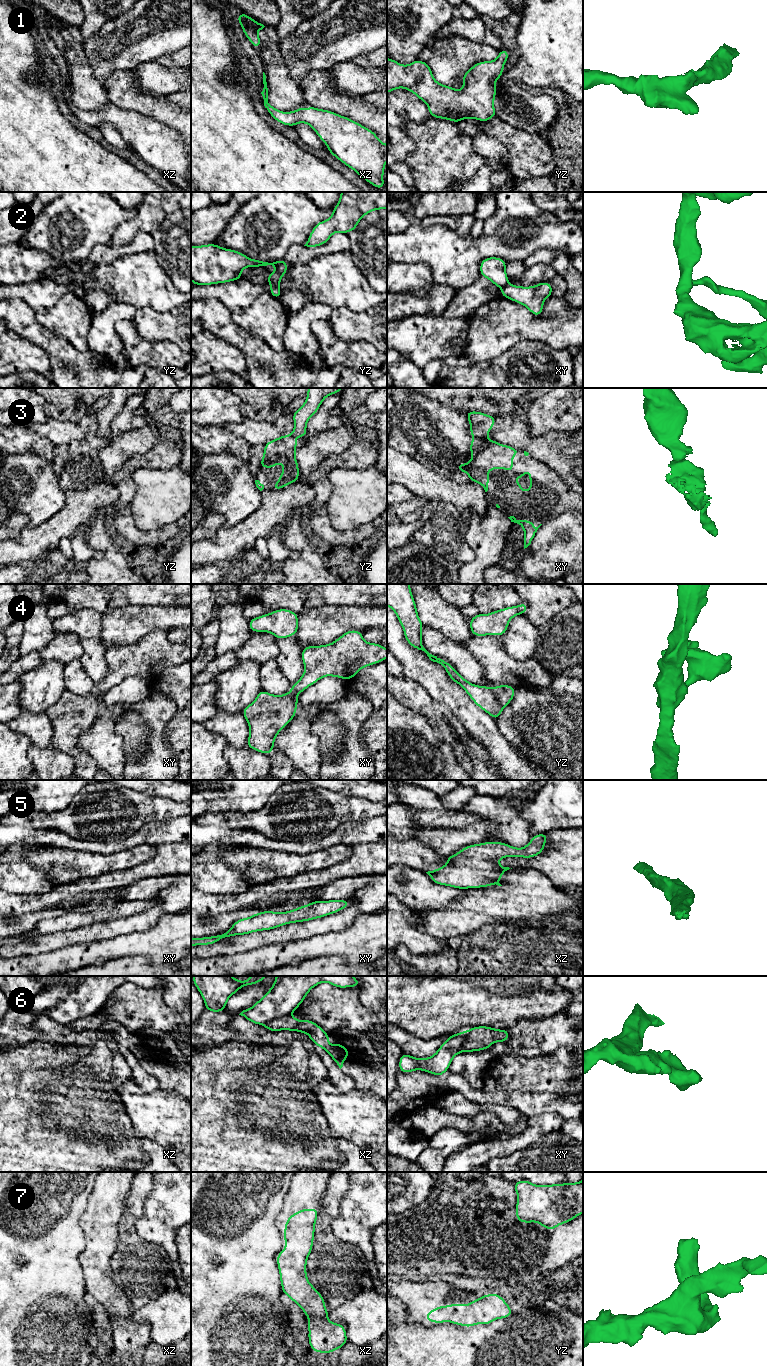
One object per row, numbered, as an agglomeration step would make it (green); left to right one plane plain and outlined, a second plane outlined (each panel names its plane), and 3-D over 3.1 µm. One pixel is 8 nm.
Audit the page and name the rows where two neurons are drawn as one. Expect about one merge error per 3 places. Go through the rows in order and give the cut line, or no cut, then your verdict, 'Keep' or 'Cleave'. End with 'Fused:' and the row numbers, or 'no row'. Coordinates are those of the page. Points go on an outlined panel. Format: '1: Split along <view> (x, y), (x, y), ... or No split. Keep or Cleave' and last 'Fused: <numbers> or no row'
1: No split. Keep
2: Split along yz (271, 285), (278, 286). Cleave
3: Split along xy (473, 436), (484, 439). Cleave
4: No split. Keep
5: No split. Keep
6: Split along xz (289, 1014), (270, 1019), (263, 1024). Cleave
7: No split. Keep
Fused: 2, 3, 6

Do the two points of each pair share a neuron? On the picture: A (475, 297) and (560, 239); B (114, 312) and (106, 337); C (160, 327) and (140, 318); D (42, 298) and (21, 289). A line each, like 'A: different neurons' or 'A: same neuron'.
A: different neurons
B: same neuron
C: same neuron
D: same neuron

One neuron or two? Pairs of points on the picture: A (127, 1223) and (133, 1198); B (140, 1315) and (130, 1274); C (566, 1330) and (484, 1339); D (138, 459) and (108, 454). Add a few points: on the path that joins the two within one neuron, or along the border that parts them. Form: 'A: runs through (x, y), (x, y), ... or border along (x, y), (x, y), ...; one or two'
A: runs through (129, 1217), (133, 1204); one
B: border along (159, 1297), (138, 1307), (133, 1312); two
C: runs through (546, 1320), (537, 1316), (520, 1316), (504, 1331); one
D: border along (151, 448), (144, 453), (132, 455), (114, 475); two

